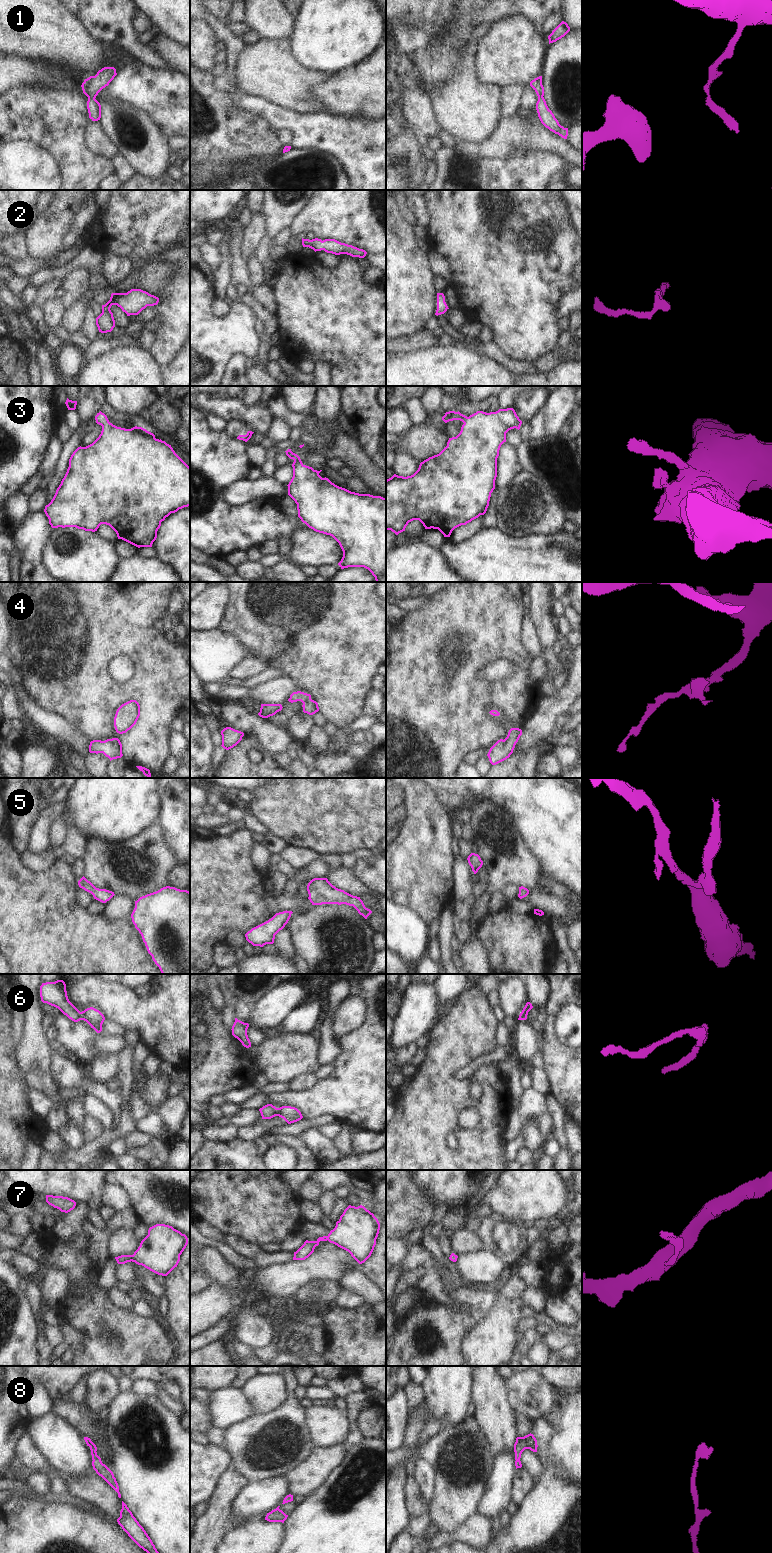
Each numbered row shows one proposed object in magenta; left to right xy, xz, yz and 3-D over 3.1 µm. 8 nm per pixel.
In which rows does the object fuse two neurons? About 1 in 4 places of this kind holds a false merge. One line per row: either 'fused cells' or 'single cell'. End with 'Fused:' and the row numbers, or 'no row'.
1: single cell
2: single cell
3: single cell
4: single cell
5: single cell
6: fused cells
7: single cell
8: single cell
Fused: 6

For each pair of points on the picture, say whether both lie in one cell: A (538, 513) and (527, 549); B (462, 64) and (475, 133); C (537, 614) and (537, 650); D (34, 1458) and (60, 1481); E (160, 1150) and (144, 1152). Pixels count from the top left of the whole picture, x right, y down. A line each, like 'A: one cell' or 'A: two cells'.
A: two cells
B: one cell
C: two cells
D: one cell
E: one cell

